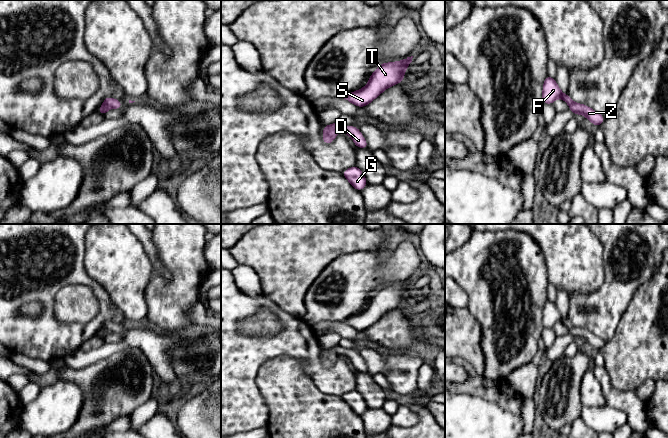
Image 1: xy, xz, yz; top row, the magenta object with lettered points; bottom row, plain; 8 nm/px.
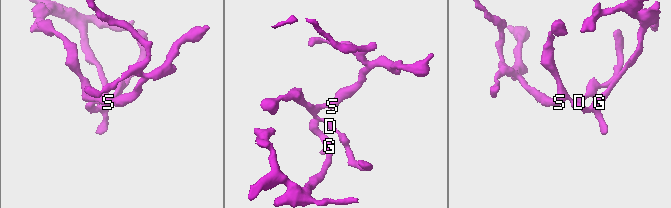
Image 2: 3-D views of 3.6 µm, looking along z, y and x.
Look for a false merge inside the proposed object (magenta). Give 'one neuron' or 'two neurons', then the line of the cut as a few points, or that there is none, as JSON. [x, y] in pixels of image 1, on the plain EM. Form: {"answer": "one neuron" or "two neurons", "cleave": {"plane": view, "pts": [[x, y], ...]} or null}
{"answer": "two neurons", "cleave": {"plane": "xy", "pts": [[103, 326], [111, 331]]}}

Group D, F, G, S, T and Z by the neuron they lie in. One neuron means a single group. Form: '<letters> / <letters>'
D F S T / G Z

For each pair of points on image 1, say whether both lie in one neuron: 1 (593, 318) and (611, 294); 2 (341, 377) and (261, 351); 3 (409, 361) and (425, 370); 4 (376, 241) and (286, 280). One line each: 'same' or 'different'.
1: same
2: same
3: different
4: same

